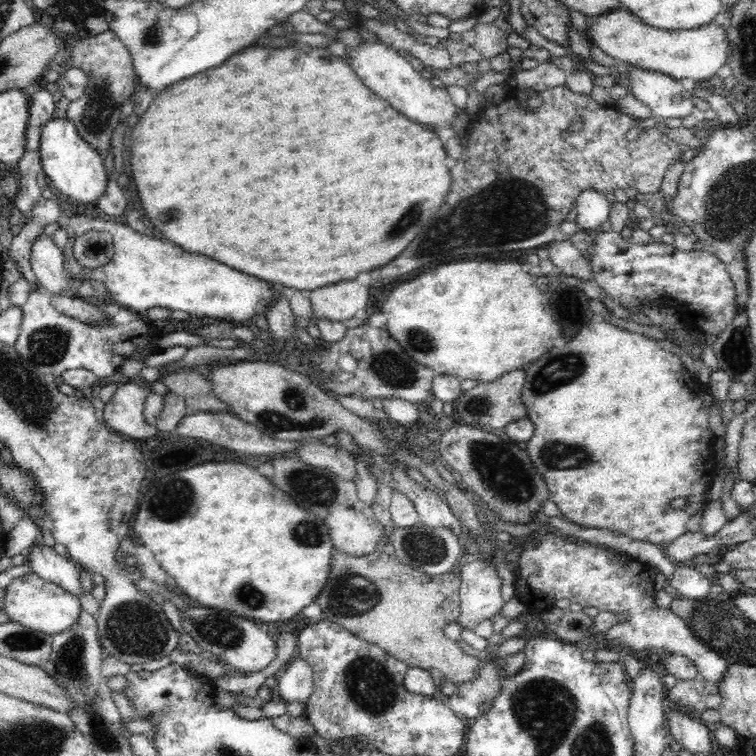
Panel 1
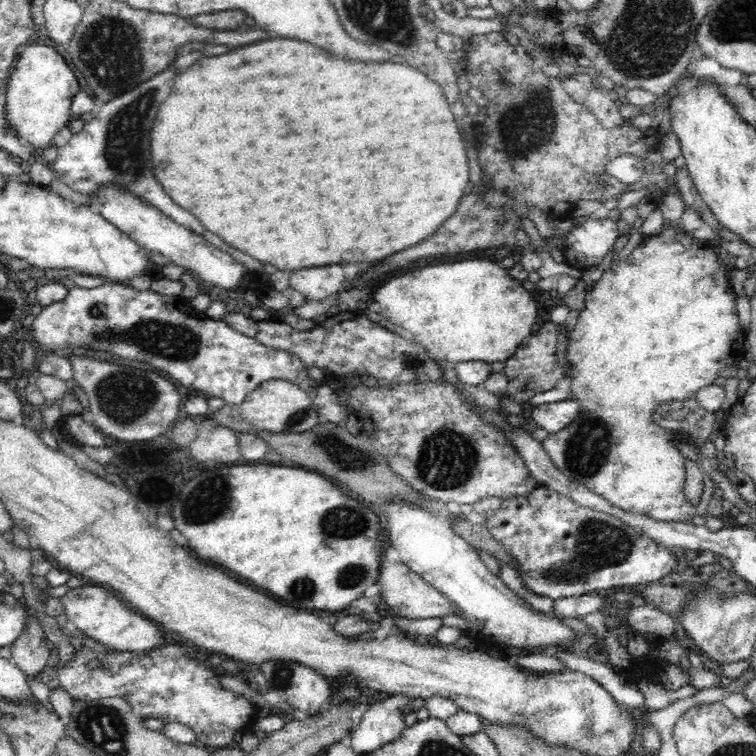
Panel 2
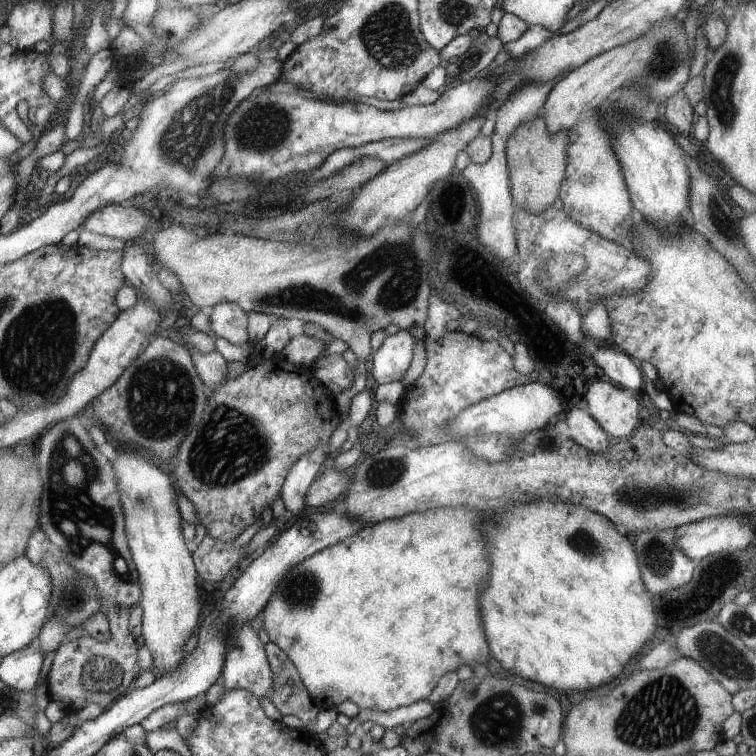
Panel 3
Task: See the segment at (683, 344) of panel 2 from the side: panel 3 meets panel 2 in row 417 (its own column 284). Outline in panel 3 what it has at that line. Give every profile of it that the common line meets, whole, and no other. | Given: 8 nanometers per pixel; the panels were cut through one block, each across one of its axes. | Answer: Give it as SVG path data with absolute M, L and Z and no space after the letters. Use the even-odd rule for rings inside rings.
M448 506L448 508L386 519L379 523L366 525L366 528L362 528L358 534L305 558L290 568L288 574L284 574L284 578L278 582L278 586L274 588L274 594L270 596L270 600L262 610L263 627L270 642L281 648L297 668L310 698L317 706L322 709L331 707L336 710L344 700L350 700L360 709L394 710L400 706L408 706L428 699L439 681L447 673L456 673L456 670L462 665L470 666L472 670L479 664L488 667L493 655L487 632L485 628L482 630L482 618L480 618L480 610L478 610L478 580L480 580L480 584L484 584L486 576L488 576L488 560L486 560L482 540L480 540L480 522L482 522L482 516L488 518L488 514L492 514L492 511L487 513L482 510L474 510L474 508L468 510L466 506Z

